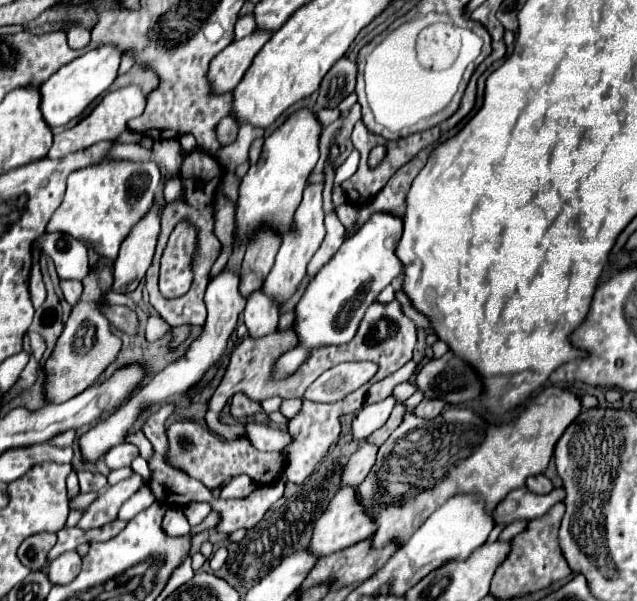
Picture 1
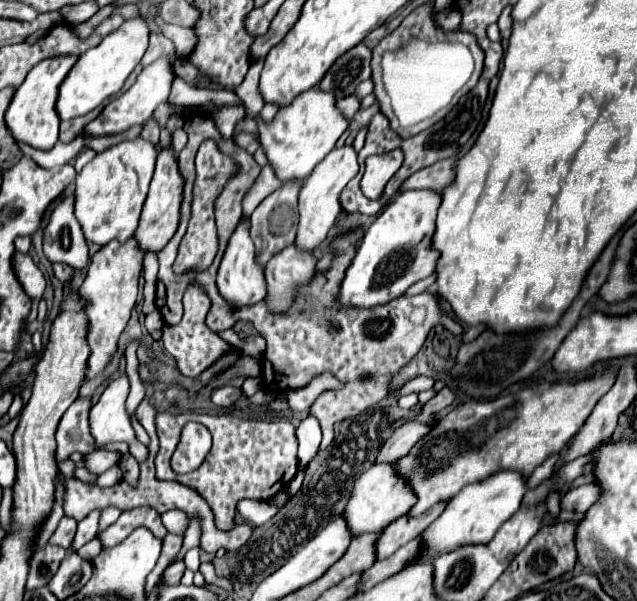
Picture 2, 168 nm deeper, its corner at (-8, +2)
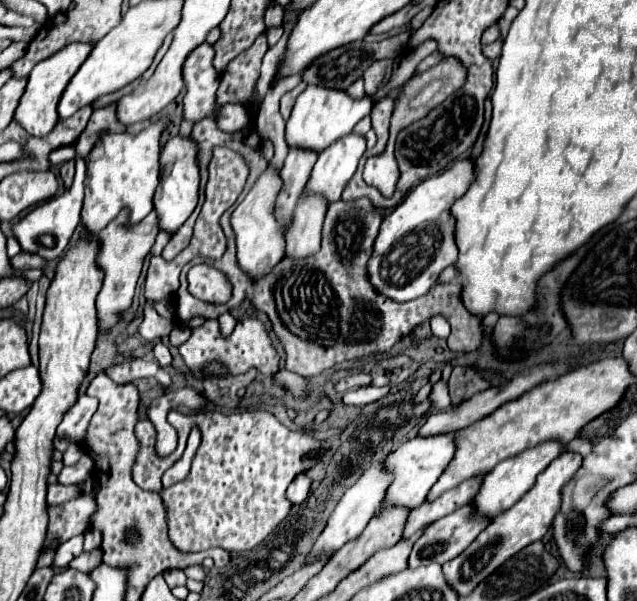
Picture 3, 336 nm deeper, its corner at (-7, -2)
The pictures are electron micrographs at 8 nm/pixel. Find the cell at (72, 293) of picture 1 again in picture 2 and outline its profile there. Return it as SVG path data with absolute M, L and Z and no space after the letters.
M55 263L55 265L53 265L53 273L55 273L55 277L57 277L63 285L69 285L71 279L73 279L73 269L71 269L69 265L65 265L65 263Z

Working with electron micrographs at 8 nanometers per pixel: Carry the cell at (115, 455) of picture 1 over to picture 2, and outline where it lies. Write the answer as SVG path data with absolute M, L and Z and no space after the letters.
M97 449L97 451L89 453L89 455L85 455L85 467L87 467L89 473L99 475L99 473L107 471L109 467L117 465L119 459L121 459L119 453L111 453L111 451L101 451L101 449Z

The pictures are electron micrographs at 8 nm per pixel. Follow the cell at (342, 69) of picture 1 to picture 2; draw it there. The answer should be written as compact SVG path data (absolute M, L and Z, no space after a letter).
M365 43L355 45L347 53L343 53L335 65L325 73L319 83L319 89L333 93L337 99L347 97L355 91L355 87L371 77L371 49Z

